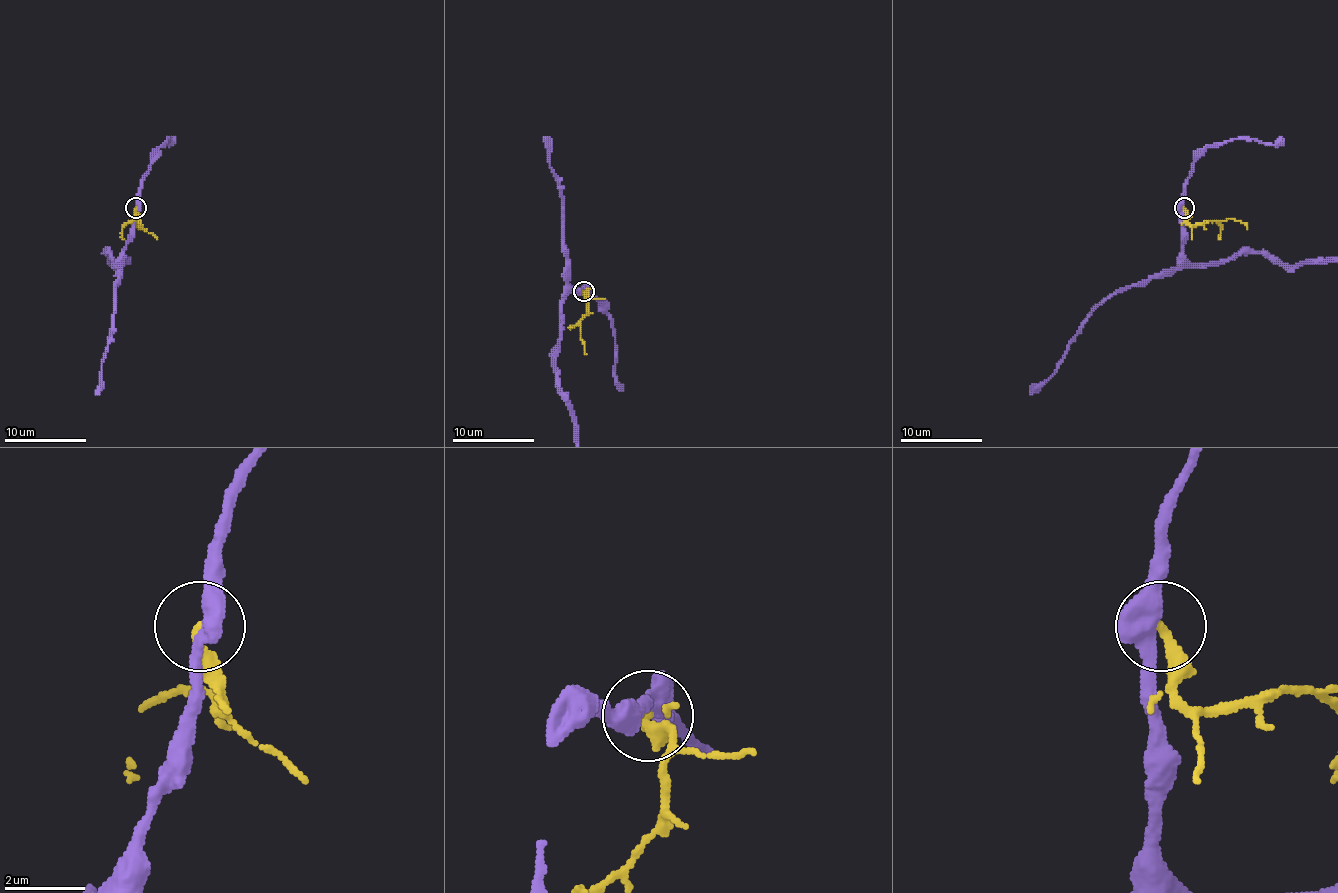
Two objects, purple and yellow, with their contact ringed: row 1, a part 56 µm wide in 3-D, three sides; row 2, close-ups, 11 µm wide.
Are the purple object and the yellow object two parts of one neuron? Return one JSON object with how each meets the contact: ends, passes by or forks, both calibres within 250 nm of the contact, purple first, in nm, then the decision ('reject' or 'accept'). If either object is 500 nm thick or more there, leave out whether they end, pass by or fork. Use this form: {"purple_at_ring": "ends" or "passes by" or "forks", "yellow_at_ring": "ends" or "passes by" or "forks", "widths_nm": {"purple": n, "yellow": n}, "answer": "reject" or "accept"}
{"purple_at_ring": "passes by", "yellow_at_ring": "ends", "widths_nm": {"purple": 440, "yellow": 260}, "answer": "reject"}

